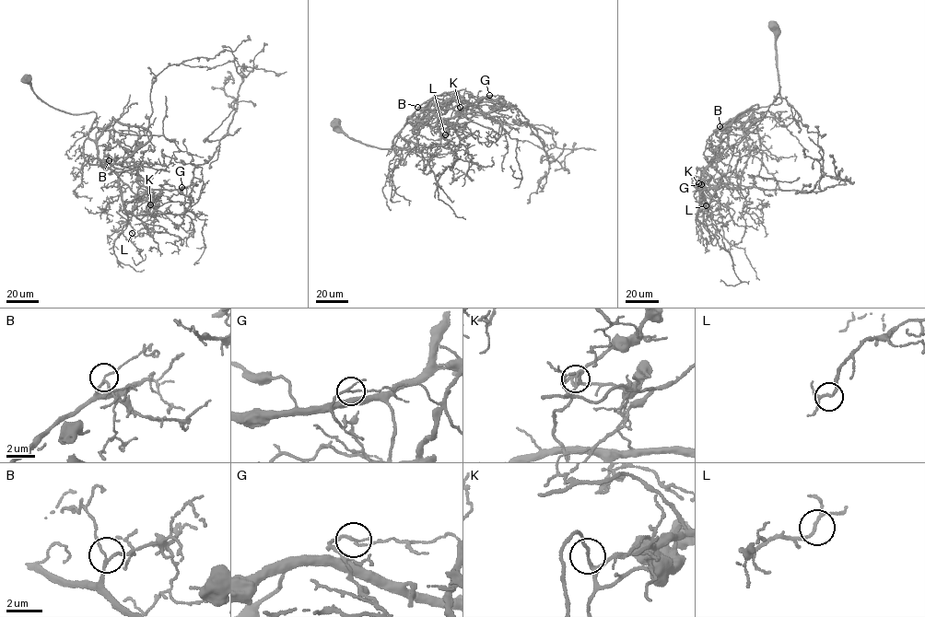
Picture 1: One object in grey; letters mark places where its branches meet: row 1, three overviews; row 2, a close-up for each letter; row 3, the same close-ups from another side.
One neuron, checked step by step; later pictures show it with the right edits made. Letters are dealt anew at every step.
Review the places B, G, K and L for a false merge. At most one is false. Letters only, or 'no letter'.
G

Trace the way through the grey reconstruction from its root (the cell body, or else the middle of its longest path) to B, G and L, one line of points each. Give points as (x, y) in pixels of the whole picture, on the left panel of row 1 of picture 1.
B: (26, 79), (36, 95), (56, 109), (72, 114), (95, 112), (88, 137), (96, 145), (100, 161), (109, 160)
G: (26, 79), (56, 109), (95, 112), (88, 137), (103, 164), (118, 175), (136, 168), (149, 188), (181, 187)
L: (26, 79), (56, 109), (96, 113), (88, 137), (99, 161), (117, 176), (124, 208), (146, 230), (132, 233)

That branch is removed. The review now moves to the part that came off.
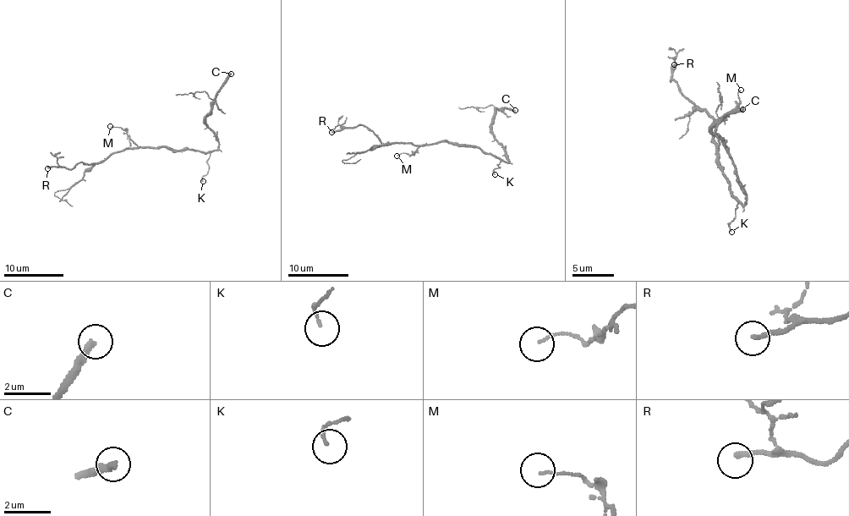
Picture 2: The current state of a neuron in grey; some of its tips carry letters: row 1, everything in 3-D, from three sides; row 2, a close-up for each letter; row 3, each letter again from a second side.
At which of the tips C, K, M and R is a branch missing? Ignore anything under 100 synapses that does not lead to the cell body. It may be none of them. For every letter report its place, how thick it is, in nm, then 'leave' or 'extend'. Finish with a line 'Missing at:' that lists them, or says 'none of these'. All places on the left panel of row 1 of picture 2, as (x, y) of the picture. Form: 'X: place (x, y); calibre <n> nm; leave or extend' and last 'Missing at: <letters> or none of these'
C: place (231, 74); calibre 280 nm; extend
K: place (203, 181); calibre 110 nm; leave
M: place (110, 126); calibre 80 nm; leave
R: place (47, 168); calibre 200 nm; leave
Missing at: C

